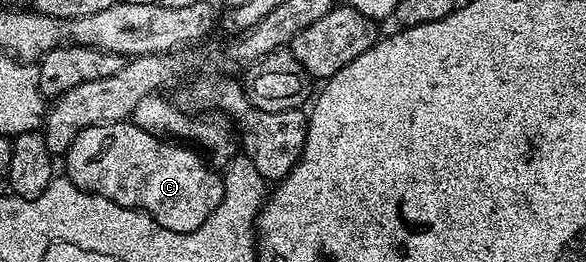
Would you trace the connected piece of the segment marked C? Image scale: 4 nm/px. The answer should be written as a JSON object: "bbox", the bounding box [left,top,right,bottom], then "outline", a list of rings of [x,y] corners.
{"bbox":[66,120,223,232],"outline":[[[118,120],[112,124],[94,124],[81,130],[77,138],[73,138],[73,142],[67,147],[66,160],[66,179],[74,182],[82,192],[109,198],[109,202],[117,202],[117,206],[137,208],[153,217],[161,226],[165,226],[165,230],[174,232],[197,230],[207,221],[209,214],[217,210],[223,197],[223,176],[212,168],[194,147],[162,140],[153,134],[145,134],[141,126],[127,120]]]}

